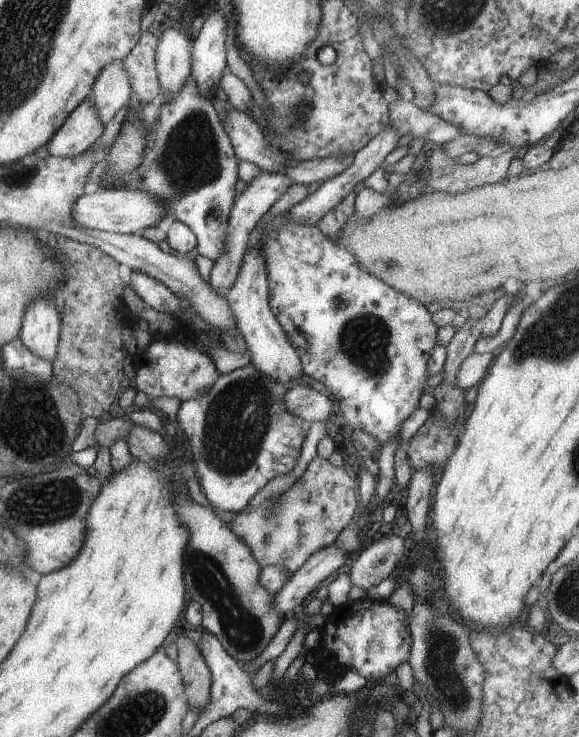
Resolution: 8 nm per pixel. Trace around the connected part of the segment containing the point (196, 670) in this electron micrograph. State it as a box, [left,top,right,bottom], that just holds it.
[176,629,212,714]

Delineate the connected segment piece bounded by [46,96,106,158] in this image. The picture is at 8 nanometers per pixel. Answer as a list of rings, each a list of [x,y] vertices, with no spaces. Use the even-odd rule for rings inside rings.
[[[88,96],[56,130],[46,148],[51,155],[74,158],[90,148],[104,134],[104,128],[106,125],[98,118],[98,112]]]

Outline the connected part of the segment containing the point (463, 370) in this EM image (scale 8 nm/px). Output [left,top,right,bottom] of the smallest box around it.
[456,352,496,393]

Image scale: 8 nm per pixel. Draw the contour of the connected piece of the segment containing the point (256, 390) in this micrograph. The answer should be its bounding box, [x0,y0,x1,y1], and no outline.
[176,363,308,512]

